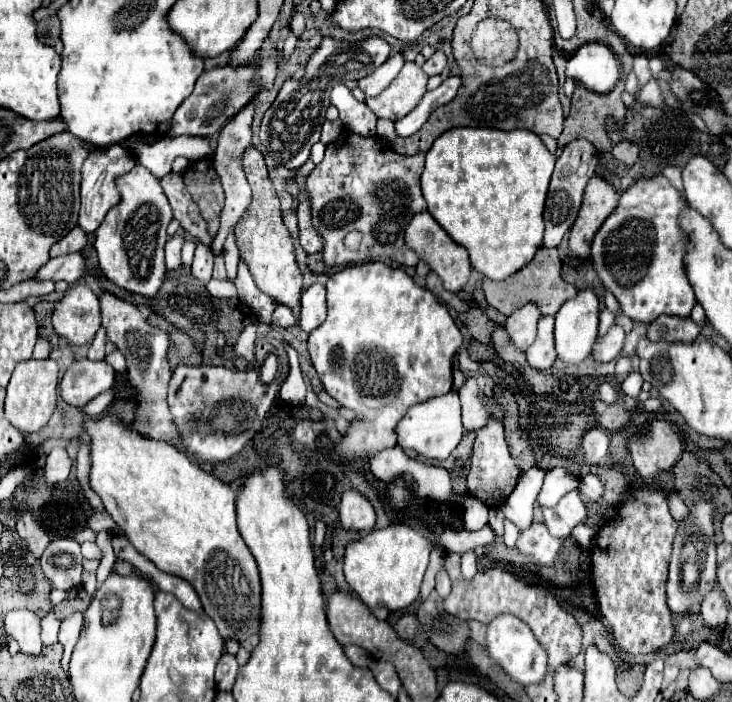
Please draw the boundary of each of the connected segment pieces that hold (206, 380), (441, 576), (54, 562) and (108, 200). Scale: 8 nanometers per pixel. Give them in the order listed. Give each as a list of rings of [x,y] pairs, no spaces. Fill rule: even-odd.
[[[264,339],[264,357],[272,351],[278,357],[278,373],[270,385],[260,381],[260,365],[246,371],[232,371],[212,365],[178,365],[168,387],[168,407],[174,417],[174,427],[182,439],[186,455],[198,463],[228,461],[260,431],[262,419],[278,397],[282,381],[288,377],[288,357],[280,341]]]
[[[440,571],[436,575],[436,591],[442,599],[446,599],[450,595],[450,579],[448,579],[448,573],[446,571]]]
[[[74,539],[52,541],[40,557],[40,567],[54,589],[70,591],[80,585],[82,553]]]
[[[110,145],[104,151],[92,151],[90,157],[84,163],[84,171],[82,171],[82,207],[80,207],[80,217],[78,217],[78,225],[86,231],[86,233],[94,233],[98,229],[98,225],[102,223],[104,215],[108,213],[110,207],[114,207],[120,201],[120,195],[116,191],[114,179],[122,173],[128,173],[132,167],[136,165],[136,157],[132,151],[128,151],[122,145]]]

